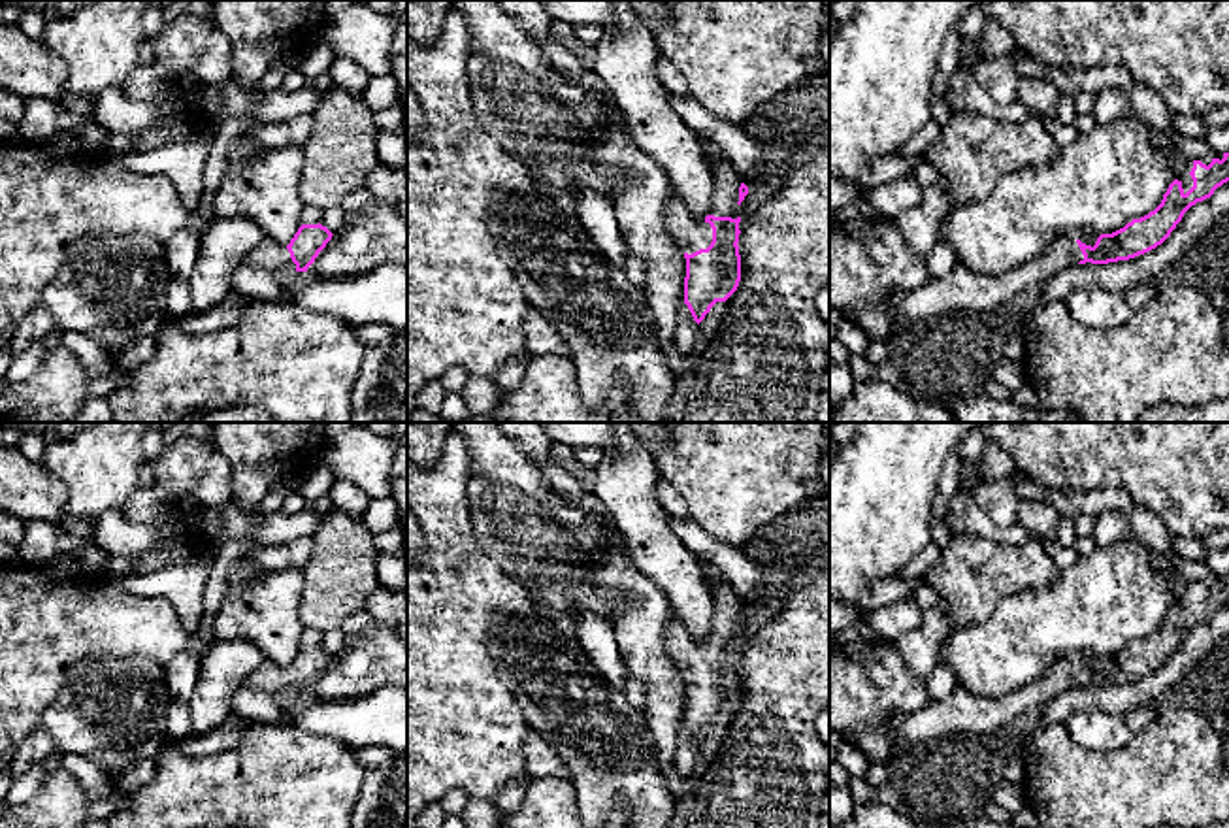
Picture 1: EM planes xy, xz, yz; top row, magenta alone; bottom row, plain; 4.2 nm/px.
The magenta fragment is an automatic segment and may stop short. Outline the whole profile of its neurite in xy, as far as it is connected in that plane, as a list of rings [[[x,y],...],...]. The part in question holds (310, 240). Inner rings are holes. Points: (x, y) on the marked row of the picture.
[[[320,223],[302,224],[287,247],[277,245],[266,236],[243,264],[260,268],[275,277],[307,272],[332,236]]]

